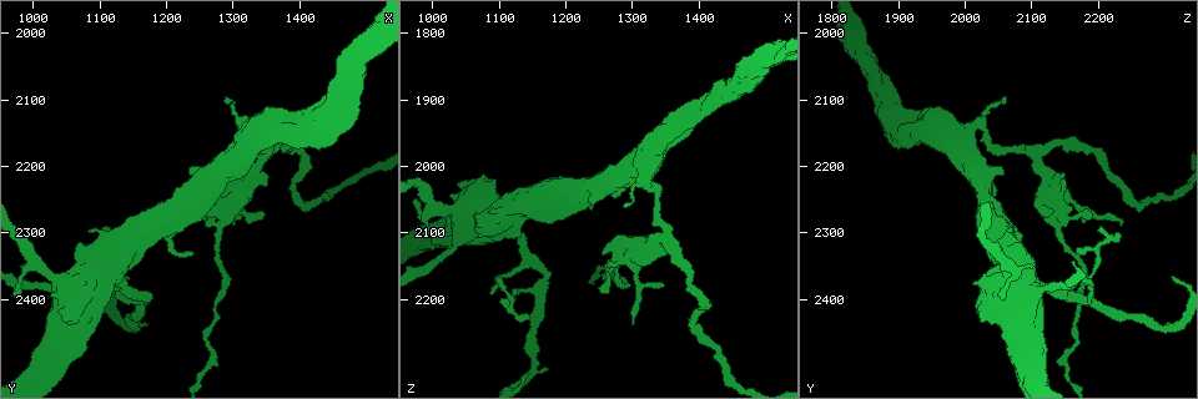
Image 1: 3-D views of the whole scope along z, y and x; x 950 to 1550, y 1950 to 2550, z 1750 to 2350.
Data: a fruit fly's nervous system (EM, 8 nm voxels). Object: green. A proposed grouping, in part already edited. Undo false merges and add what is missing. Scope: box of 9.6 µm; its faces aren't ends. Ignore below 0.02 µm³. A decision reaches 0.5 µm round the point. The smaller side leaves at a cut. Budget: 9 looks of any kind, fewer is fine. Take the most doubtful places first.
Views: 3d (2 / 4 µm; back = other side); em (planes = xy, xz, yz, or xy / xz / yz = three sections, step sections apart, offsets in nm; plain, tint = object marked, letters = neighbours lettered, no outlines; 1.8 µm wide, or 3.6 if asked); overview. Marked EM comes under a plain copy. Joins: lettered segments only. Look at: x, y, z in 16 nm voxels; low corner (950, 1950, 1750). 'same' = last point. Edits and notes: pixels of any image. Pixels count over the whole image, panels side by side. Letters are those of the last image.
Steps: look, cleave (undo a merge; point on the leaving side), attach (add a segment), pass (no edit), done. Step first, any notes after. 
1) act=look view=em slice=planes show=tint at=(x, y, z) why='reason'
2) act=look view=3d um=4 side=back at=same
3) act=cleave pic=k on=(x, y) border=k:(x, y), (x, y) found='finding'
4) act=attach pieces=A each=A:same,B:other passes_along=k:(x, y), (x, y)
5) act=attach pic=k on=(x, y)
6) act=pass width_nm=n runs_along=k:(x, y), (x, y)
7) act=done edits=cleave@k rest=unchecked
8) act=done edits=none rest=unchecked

act=look view=3d um=4 at=(1320, 2155, 2000) why='sharp bend'

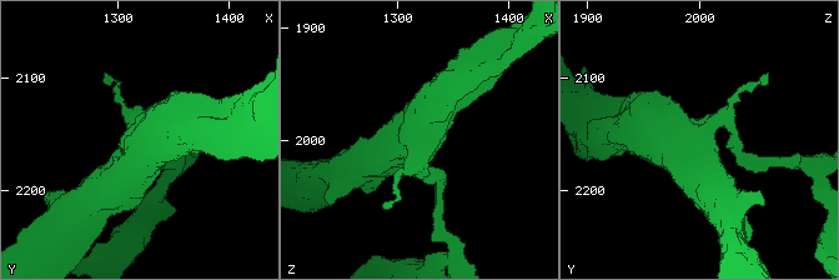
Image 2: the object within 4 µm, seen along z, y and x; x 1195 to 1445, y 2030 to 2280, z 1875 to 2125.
act=look view=em slice=planes show=letters at=(1318, 2152, 2002) arms=4

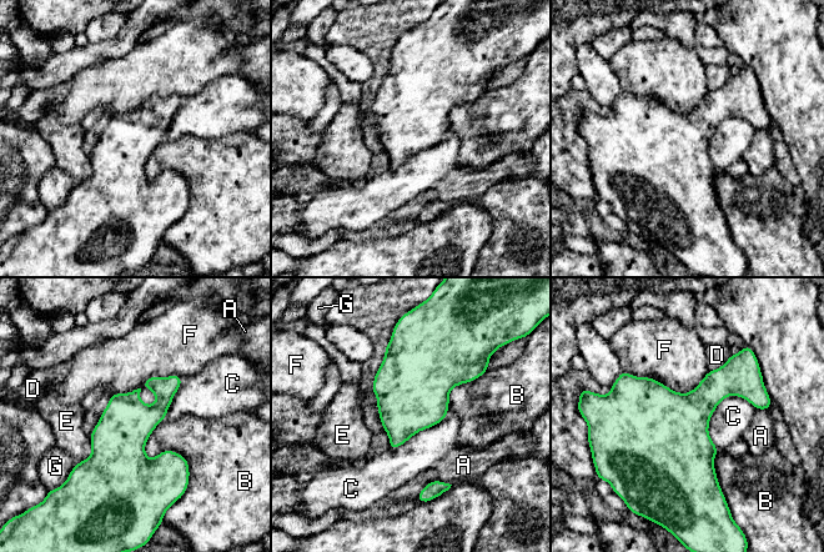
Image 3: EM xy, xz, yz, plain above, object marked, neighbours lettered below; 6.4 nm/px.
act=pass longest_contact=F:550nm each=A:other,B:other,C:other,D:other,E:other,F:other,G:other border=3:(738, 395), (709, 420), (718, 450) found='continuous, no second cell'

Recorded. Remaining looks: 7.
act=look view=3d um=2 at=(1165, 2405, 2175) why='a fork'

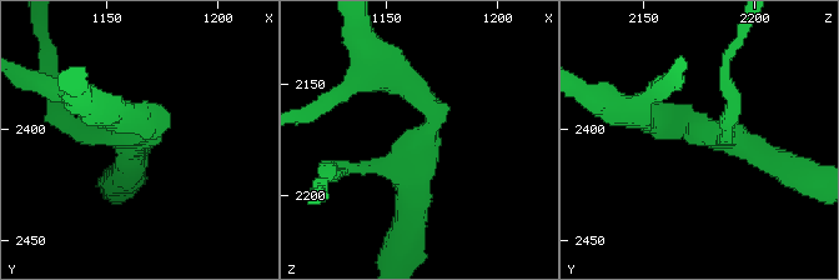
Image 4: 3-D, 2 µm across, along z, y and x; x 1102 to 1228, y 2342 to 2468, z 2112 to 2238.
act=look view=em slice=planes show=letters at=(1163, 2402, 2177)

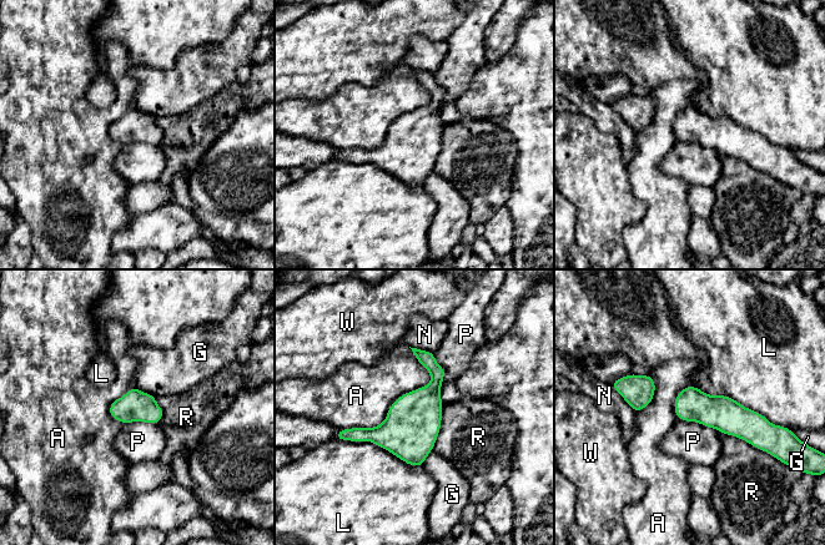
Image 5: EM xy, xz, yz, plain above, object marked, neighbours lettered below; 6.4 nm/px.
act=pass each=A:other,G:other,L:other,N:other,P:other,R:other,W:other found='continuous, no second cell'

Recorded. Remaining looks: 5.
act=look view=em slice=yz step=8 show=letters at=(1145, 2370, 2310)

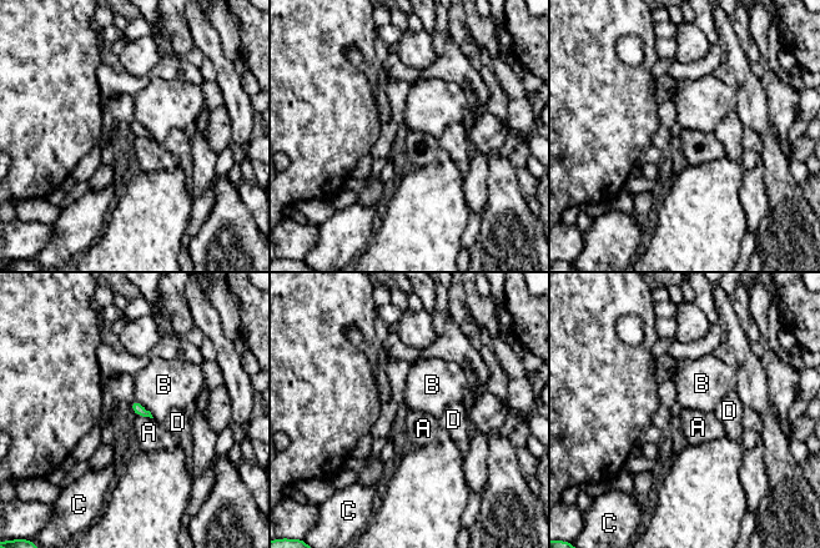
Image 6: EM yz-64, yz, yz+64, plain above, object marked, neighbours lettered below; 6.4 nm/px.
act=look view=em slice=planes show=letters at=same why='another direction'

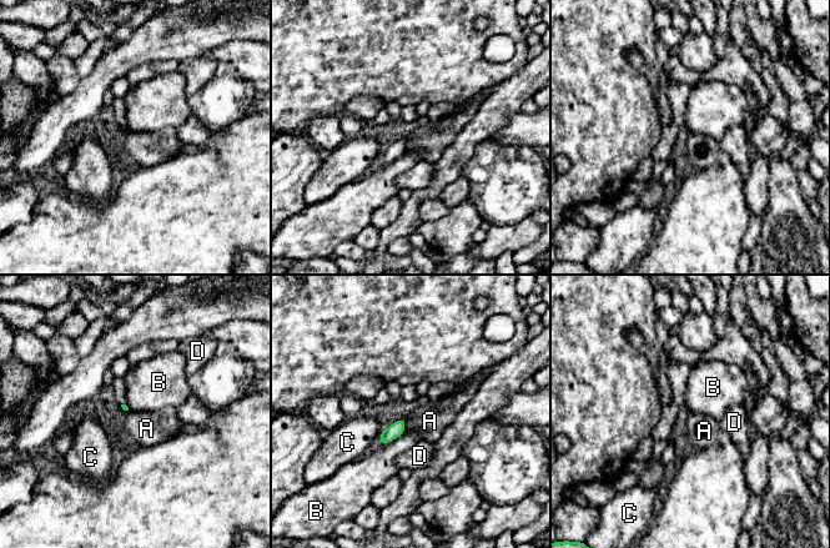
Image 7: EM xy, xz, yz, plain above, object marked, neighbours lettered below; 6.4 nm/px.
act=pass each=A:other,B:other,C:other,D:other border=7:(405, 418), (406, 428) found='no lettered segment goes on from it'

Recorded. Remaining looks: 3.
act=look view=3d um=4 at=(1350, 2180, 2105) why='three-way junction'

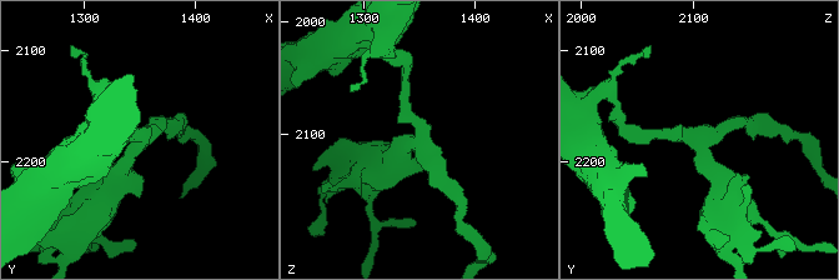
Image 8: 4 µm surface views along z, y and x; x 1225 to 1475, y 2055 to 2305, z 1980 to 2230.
act=look view=em slice=yz step=4 show=letters at=(1354, 2178, 2102) arms=3 arm_widths_nm=170,190,360 why='shape alone is not enough'

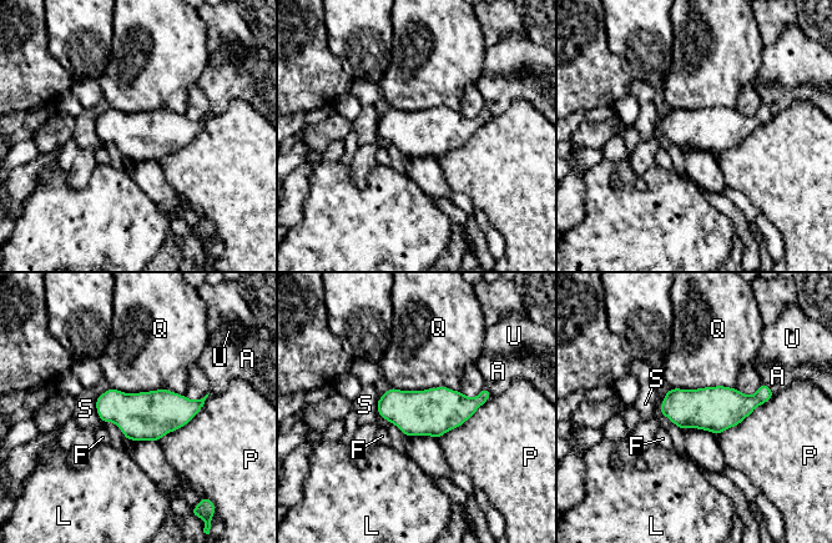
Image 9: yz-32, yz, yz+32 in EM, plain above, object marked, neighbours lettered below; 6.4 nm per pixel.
act=pass each=A:other,F:other,L:other,P:other,Q:other,S:other,U:other found='continuous, no second cell'

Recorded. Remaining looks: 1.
act=done edits=none rest=unchecked

